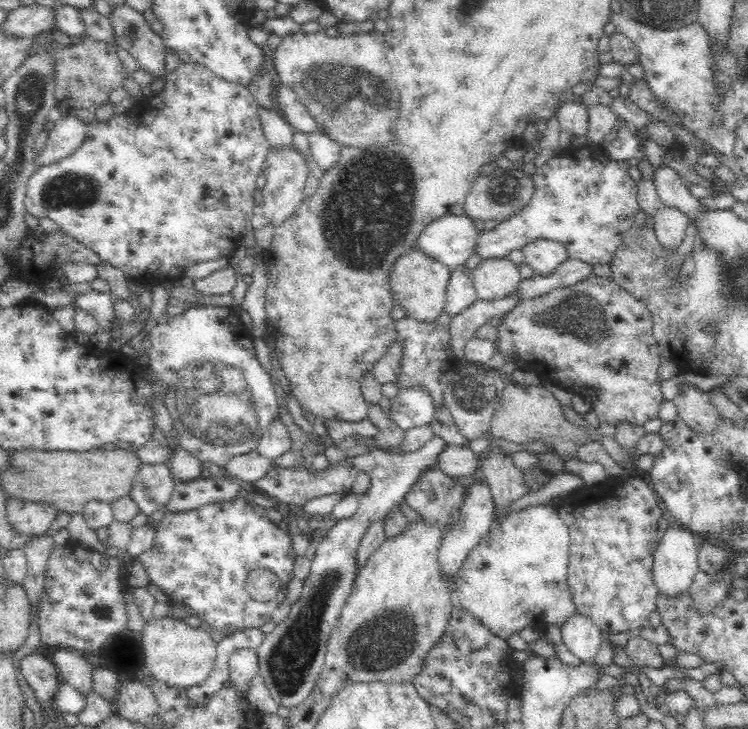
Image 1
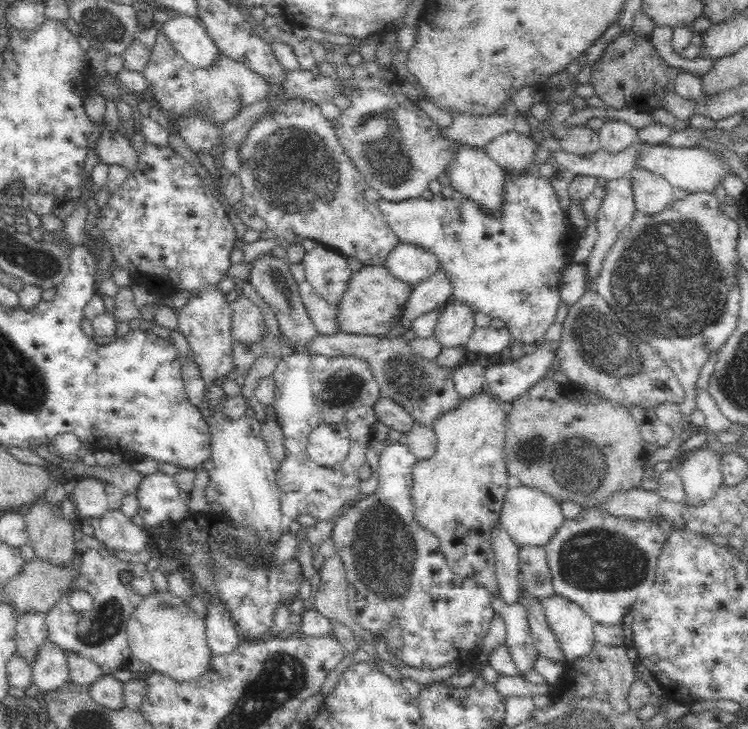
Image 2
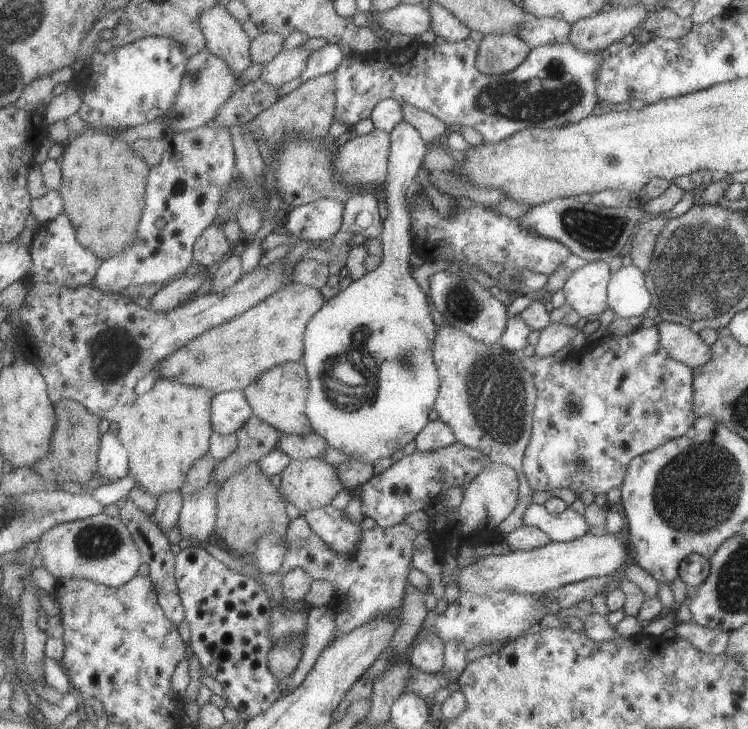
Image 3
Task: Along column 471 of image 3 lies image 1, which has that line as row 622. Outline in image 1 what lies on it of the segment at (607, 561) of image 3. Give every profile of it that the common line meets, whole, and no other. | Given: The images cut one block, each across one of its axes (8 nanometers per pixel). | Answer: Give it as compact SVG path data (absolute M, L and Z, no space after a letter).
M573 614L561 626L563 643L583 662L591 662L604 641L602 631L588 618Z

